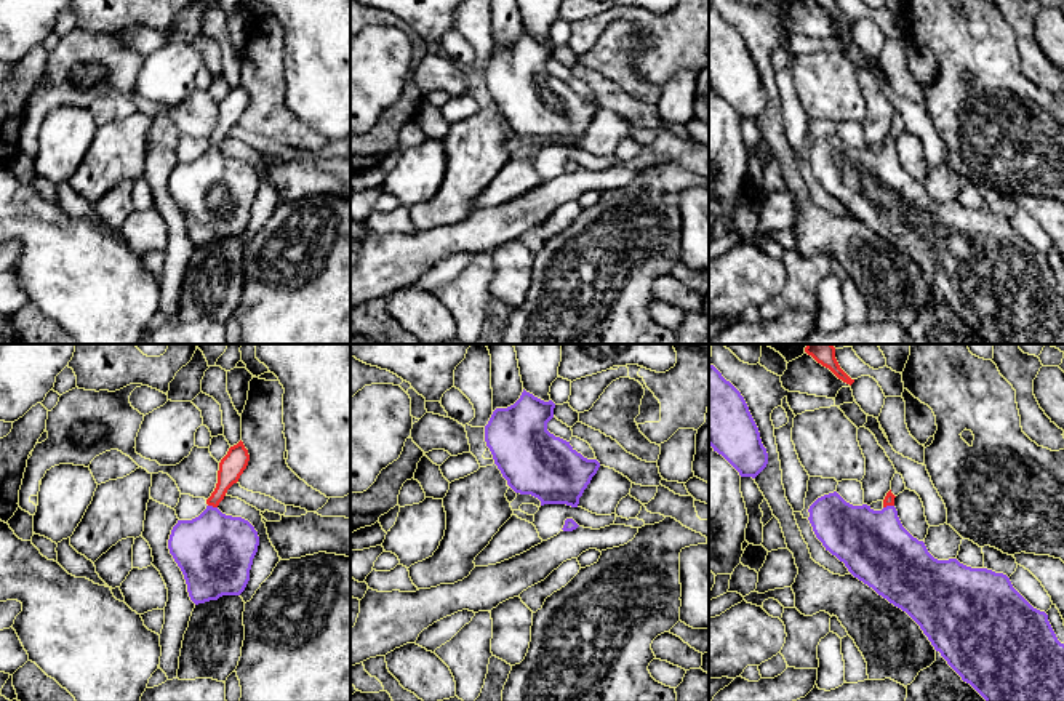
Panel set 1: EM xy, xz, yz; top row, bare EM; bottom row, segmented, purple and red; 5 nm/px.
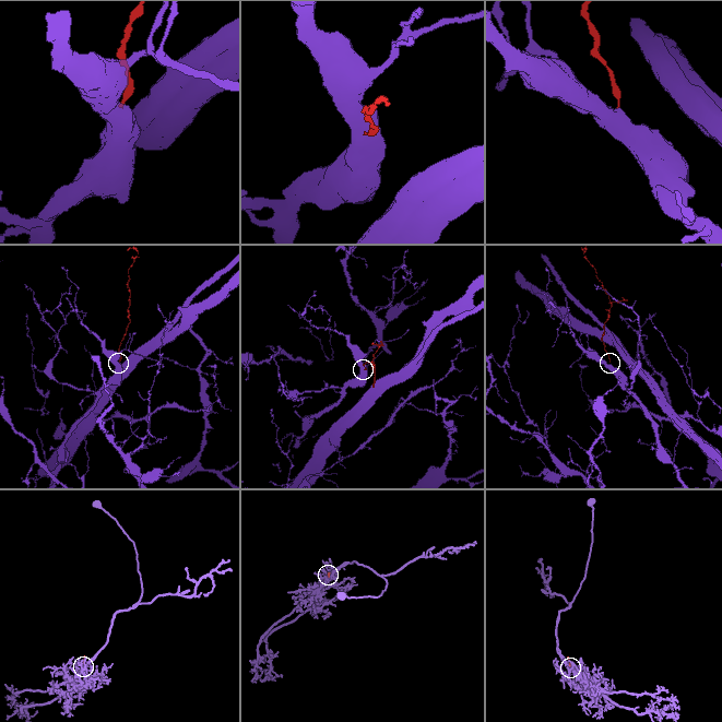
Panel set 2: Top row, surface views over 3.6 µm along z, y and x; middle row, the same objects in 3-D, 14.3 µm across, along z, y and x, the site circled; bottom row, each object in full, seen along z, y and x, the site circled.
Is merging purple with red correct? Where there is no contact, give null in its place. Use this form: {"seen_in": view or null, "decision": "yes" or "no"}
{"seen_in": "xy", "decision": "yes"}

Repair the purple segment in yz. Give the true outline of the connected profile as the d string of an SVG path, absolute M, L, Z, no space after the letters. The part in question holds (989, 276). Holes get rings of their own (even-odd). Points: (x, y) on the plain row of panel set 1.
M890 131L883 141L883 150L874 152L867 146L853 147L834 133L810 147L808 162L826 192L843 203L854 219L906 253L920 267L934 291L986 344L1064 344L1064 285L1058 282L1048 256L1034 250L1003 214L971 210L957 200L934 200L925 184L902 168L894 139Z

